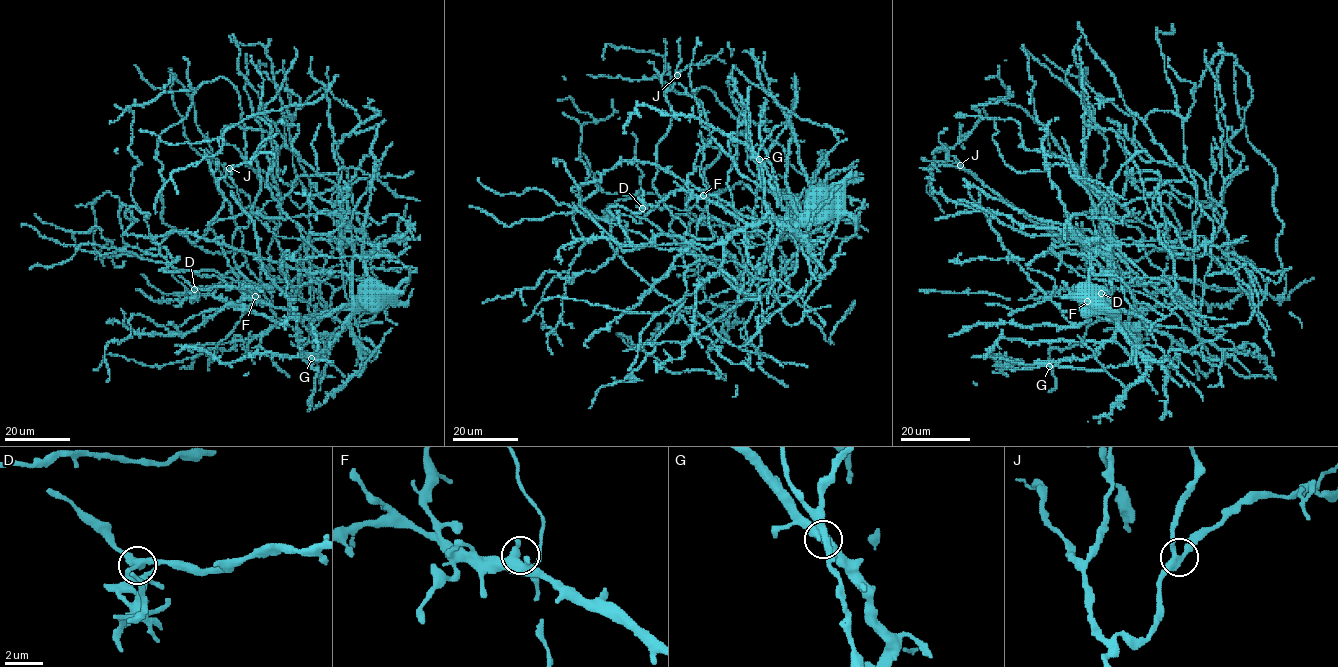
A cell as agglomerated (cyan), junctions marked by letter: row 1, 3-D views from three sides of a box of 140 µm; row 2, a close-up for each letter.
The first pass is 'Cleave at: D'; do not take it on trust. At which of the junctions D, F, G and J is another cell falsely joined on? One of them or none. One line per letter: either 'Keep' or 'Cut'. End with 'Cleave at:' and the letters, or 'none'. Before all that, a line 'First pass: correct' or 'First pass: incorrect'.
First pass: correct
D: Cut
F: Keep
G: Keep
J: Keep
Cleave at: D

